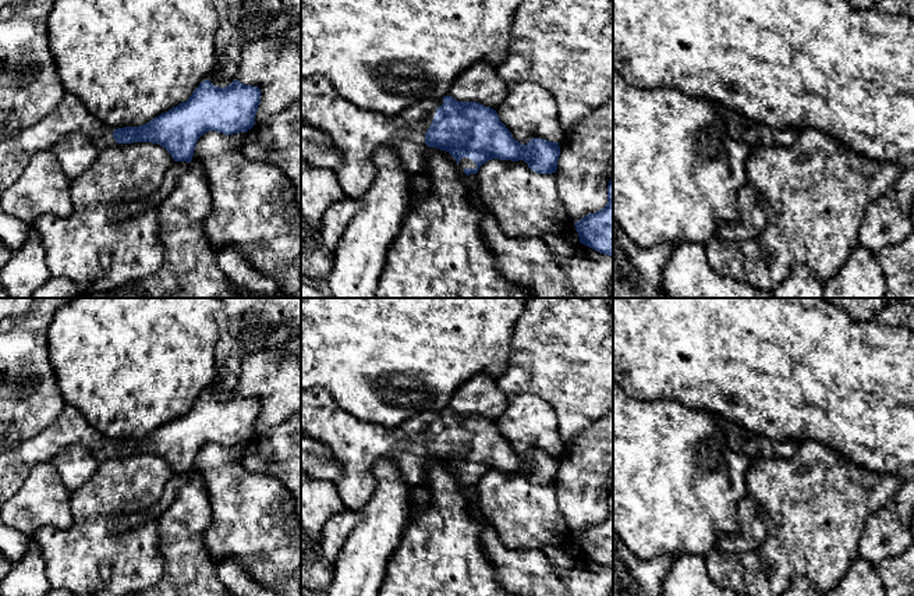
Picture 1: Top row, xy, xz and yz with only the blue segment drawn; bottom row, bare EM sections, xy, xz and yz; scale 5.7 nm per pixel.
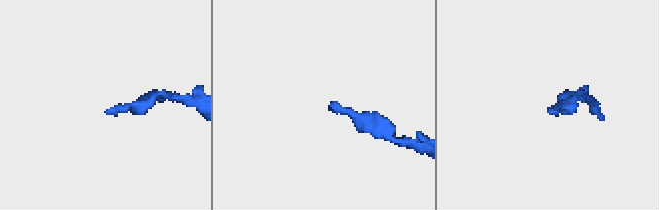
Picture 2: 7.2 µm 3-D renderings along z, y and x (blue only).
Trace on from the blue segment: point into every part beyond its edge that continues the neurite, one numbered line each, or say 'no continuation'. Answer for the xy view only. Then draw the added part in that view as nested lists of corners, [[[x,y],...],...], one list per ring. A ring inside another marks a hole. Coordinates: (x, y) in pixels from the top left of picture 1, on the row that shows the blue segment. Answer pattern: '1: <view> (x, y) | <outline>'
1: xy (71, 116) | [[[65,93],[47,117],[0,142],[0,195],[20,180],[36,152],[52,150],[59,141],[75,132],[86,135],[102,150],[117,143],[113,131],[77,96]]]

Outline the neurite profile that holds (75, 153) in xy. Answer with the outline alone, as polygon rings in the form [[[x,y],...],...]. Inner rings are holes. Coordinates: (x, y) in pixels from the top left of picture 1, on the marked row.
[[[81,132],[71,134],[59,141],[52,148],[52,152],[70,180],[89,170],[99,155],[92,141]]]

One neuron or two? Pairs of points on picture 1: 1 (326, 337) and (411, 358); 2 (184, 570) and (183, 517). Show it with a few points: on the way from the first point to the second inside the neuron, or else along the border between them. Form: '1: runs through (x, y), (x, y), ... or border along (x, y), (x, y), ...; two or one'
1: runs through (347, 337), (390, 337); one
2: runs through (184, 557), (183, 529); one

